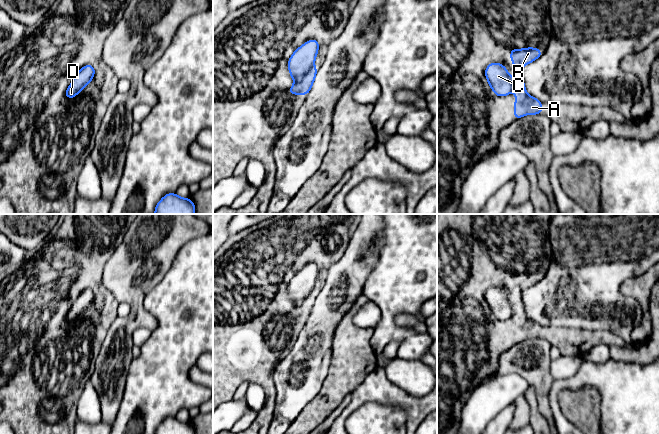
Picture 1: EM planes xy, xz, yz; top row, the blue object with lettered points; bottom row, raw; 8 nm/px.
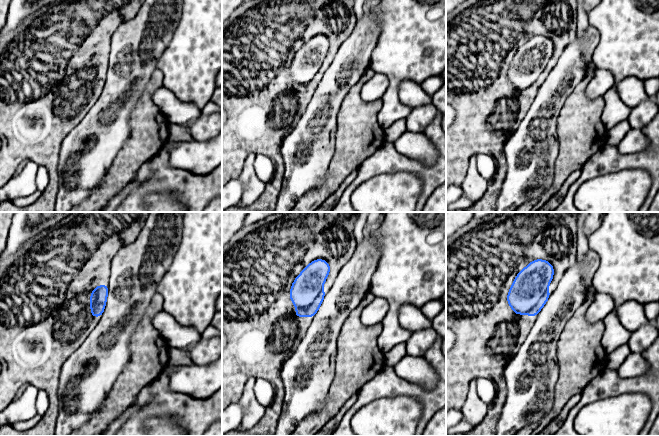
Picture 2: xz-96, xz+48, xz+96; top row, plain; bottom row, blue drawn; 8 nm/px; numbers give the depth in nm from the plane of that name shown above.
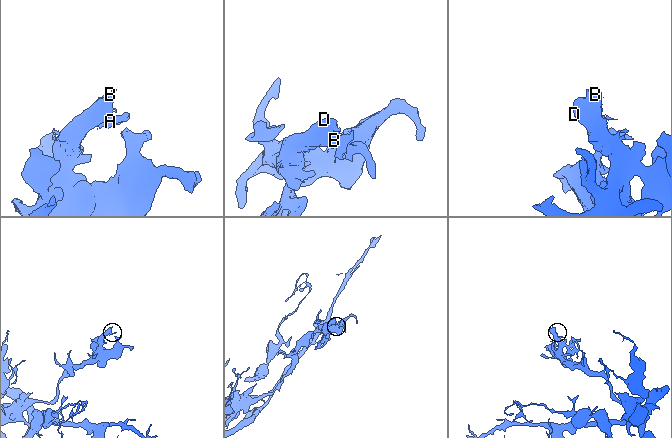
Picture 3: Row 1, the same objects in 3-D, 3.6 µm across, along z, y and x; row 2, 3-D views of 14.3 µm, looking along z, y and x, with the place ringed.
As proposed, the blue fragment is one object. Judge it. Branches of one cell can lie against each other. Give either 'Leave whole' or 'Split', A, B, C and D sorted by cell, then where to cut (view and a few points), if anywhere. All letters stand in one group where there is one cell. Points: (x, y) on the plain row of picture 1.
Split. Groups: A B / C D. Split along xz (313, 287), (308, 296), (295, 307)

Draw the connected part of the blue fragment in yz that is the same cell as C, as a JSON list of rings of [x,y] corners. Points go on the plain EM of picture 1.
[[[497,286],[488,288],[484,299],[497,321],[508,320],[513,315],[513,305],[503,288]]]

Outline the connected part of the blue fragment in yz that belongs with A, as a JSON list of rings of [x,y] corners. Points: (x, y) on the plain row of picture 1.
[[[533,271],[511,273],[509,279],[517,296],[517,301],[513,305],[513,311],[516,315],[514,344],[528,338],[542,339],[542,325],[527,318],[522,300],[522,291],[541,281],[542,273]]]

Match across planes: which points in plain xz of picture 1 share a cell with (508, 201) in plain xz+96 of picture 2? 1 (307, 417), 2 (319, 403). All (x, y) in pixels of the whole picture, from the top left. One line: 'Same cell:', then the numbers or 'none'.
Same cell: none

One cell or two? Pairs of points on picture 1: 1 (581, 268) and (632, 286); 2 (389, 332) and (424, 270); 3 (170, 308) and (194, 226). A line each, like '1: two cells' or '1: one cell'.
1: two cells
2: one cell
3: two cells

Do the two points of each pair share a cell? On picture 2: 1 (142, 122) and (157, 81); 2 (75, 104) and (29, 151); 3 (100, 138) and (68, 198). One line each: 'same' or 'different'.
1: same
2: same
3: same

